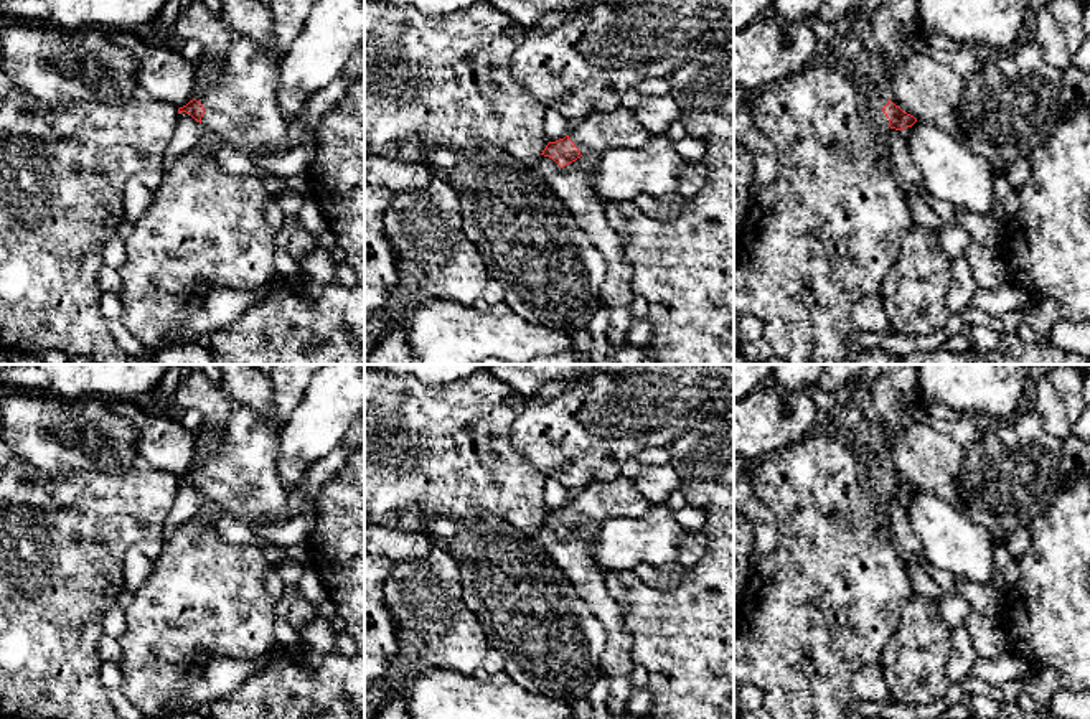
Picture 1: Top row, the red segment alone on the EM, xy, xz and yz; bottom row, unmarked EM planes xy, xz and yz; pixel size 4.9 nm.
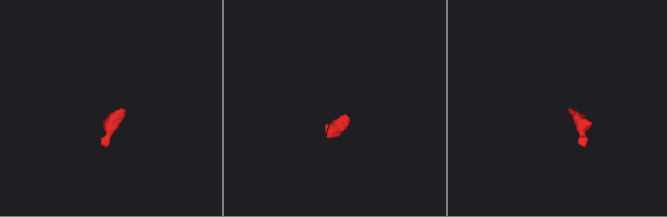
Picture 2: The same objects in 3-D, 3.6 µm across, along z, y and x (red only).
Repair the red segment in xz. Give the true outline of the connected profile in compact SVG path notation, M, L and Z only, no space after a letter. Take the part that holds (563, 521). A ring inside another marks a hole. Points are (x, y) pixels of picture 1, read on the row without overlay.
M617 477L590 483L571 495L564 508L549 511L541 524L552 528L561 538L584 526L585 529L612 518L643 518L651 503L641 496L635 482Z

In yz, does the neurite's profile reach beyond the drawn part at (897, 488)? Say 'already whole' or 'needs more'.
needs more

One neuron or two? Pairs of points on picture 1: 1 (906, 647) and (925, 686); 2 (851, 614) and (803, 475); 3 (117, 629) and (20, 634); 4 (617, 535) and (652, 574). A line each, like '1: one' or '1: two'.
1: one
2: one
3: two
4: two

